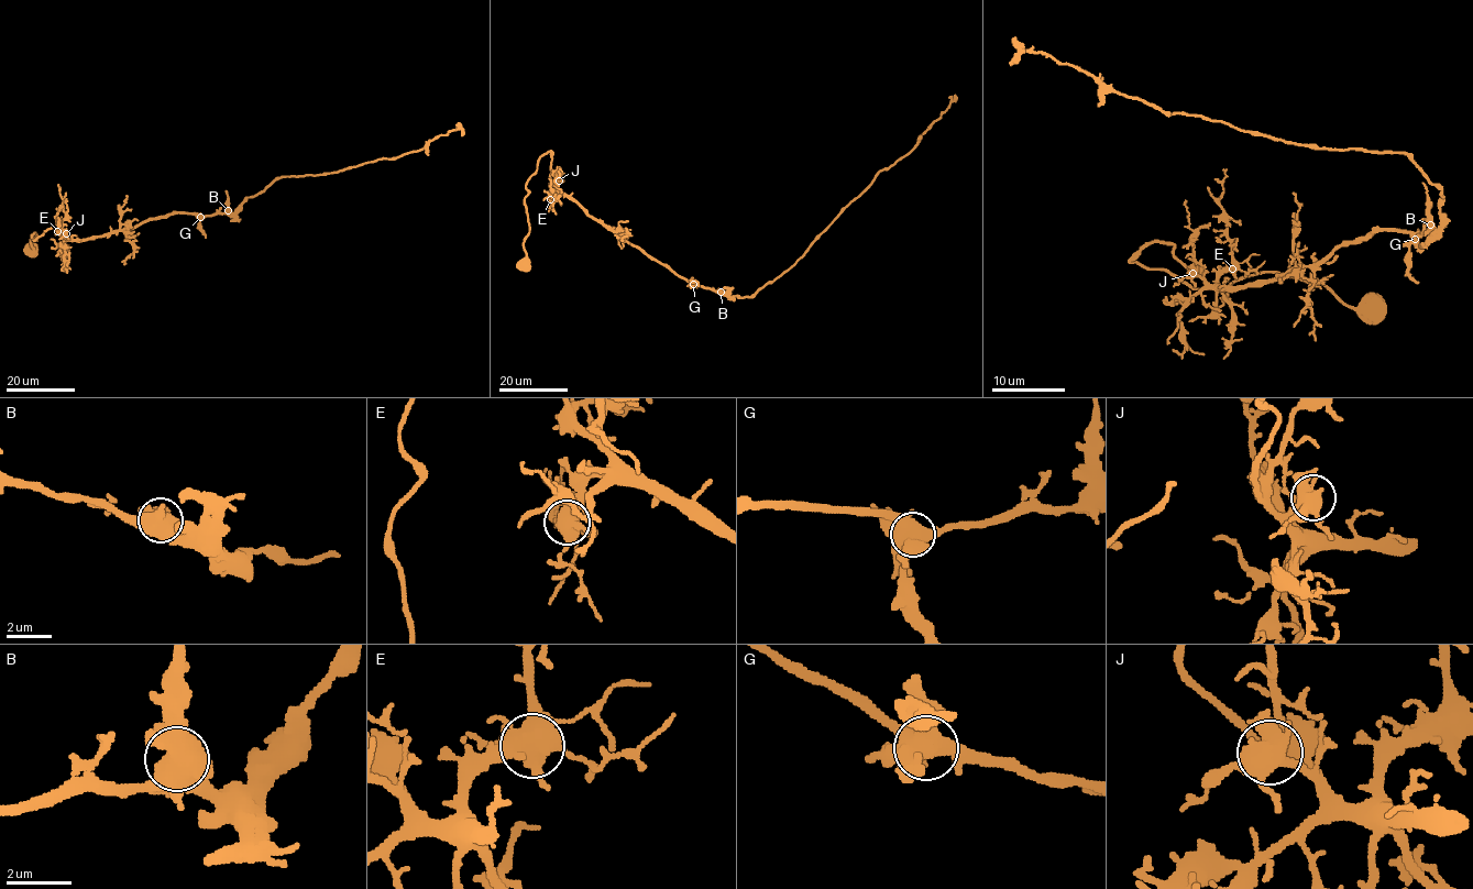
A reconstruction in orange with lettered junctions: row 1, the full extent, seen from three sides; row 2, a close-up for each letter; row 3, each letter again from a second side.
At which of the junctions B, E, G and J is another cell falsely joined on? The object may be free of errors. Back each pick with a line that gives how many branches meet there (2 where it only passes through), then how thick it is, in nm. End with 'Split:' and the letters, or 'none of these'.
Split: none of these

